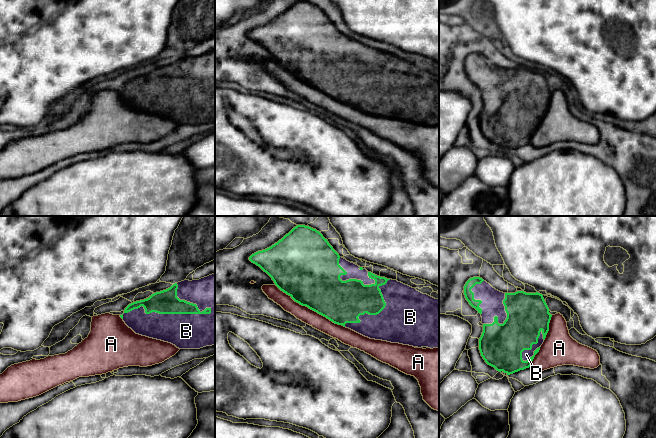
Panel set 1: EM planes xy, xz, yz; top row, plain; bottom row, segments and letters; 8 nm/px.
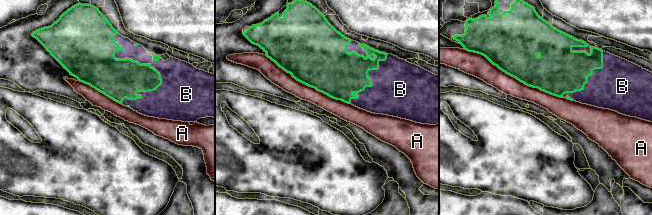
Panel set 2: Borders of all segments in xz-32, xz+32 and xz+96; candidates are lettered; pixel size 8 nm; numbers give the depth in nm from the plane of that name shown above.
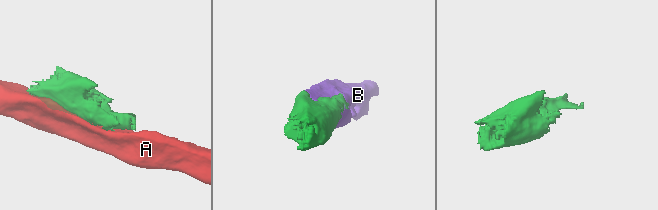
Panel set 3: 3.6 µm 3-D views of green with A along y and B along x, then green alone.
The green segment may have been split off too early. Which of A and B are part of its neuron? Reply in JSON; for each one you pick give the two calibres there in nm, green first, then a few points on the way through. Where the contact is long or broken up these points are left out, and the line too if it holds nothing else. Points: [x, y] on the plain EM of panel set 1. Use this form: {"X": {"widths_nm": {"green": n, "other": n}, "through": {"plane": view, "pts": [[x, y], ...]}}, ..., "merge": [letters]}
{"B": {"widths_nm": {"green": 190, "other": 280}}, "merge": ["B"]}

